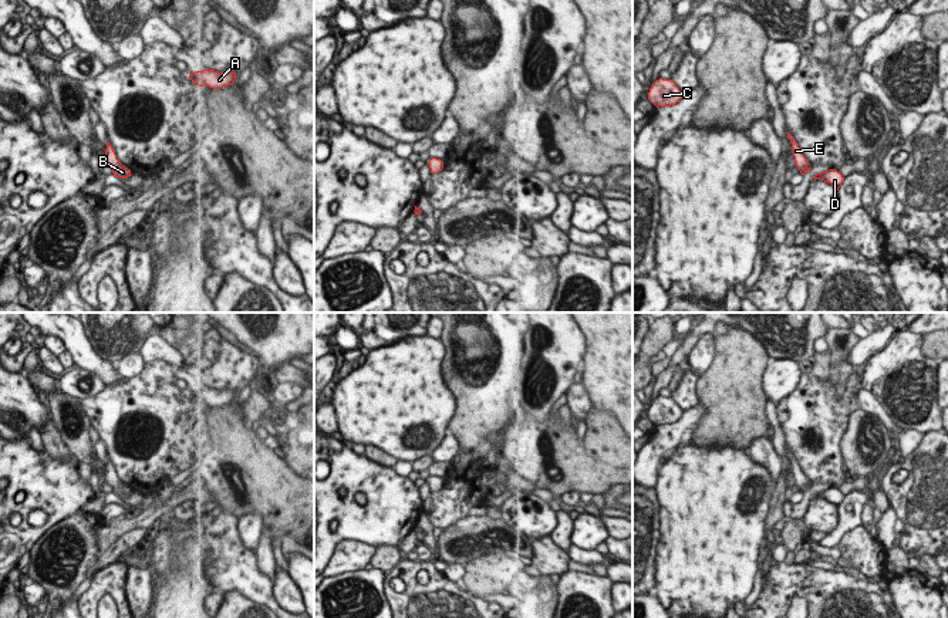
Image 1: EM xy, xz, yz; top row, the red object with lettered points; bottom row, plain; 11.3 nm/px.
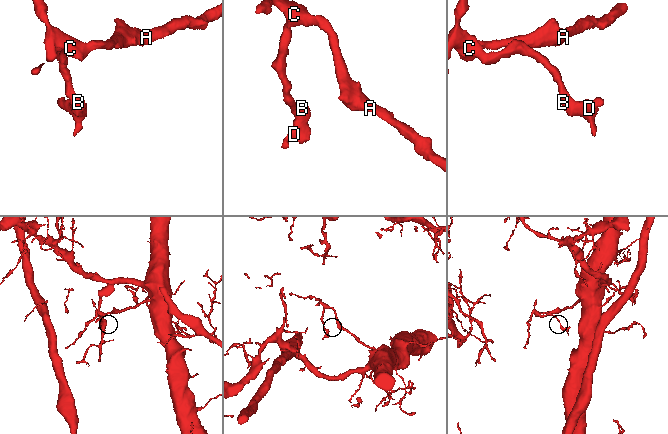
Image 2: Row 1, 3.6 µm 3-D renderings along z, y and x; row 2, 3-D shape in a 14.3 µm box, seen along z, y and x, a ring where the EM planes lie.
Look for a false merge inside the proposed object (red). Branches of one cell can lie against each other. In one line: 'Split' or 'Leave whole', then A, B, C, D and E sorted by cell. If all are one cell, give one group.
Leave whole. Groups: A B C D E

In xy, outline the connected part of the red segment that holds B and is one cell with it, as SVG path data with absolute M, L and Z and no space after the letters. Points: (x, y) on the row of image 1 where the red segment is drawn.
M108 142L105 148L105 165L112 168L112 175L118 179L132 176L132 170L125 168L115 155L112 145Z

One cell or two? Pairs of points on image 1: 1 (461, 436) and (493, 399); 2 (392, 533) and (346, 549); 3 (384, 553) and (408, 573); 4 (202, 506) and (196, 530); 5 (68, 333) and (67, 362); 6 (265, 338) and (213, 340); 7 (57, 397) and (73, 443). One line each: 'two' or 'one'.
1: one
2: two
3: two
4: two
5: two
6: two
7: one

